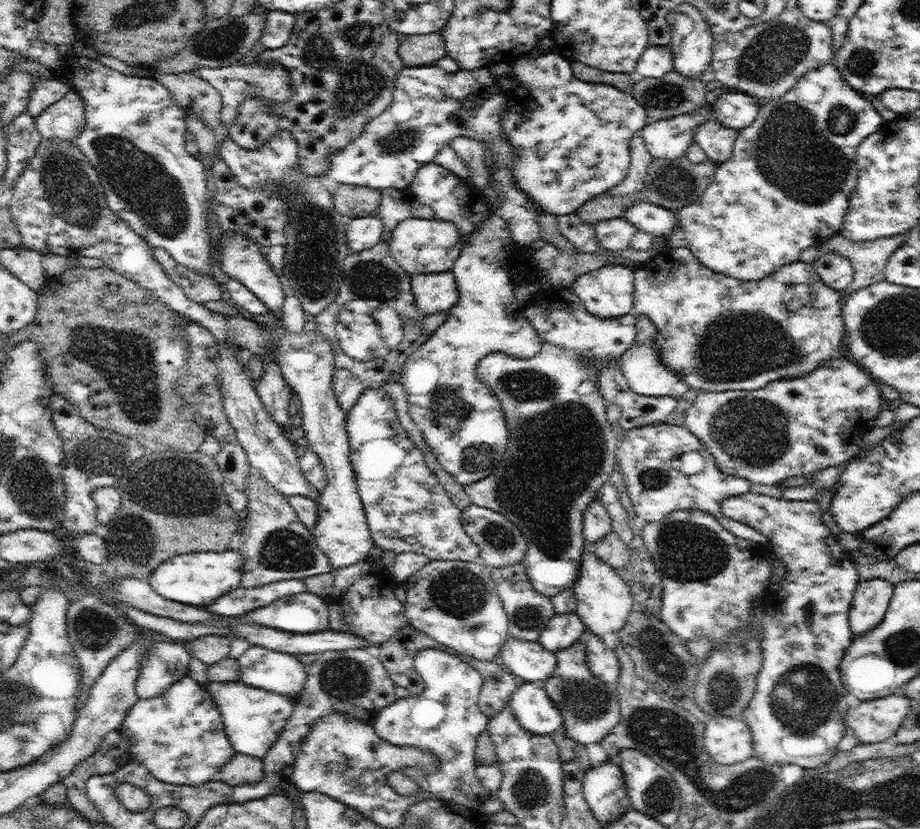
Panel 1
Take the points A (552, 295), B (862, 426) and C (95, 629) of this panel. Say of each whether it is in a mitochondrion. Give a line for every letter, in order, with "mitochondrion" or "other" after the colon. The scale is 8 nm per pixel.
A: other
B: other
C: mitochondrion

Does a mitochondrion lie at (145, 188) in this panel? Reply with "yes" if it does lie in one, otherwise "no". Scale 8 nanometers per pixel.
yes

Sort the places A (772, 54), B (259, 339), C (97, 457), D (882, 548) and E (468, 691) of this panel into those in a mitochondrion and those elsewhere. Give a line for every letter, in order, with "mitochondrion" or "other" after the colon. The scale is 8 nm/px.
A: mitochondrion
B: other
C: mitochondrion
D: other
E: other

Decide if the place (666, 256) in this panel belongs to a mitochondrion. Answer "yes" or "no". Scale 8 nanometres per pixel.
no

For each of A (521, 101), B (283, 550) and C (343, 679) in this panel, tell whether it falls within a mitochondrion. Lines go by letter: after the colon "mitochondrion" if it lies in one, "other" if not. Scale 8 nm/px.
A: other
B: mitochondrion
C: mitochondrion

